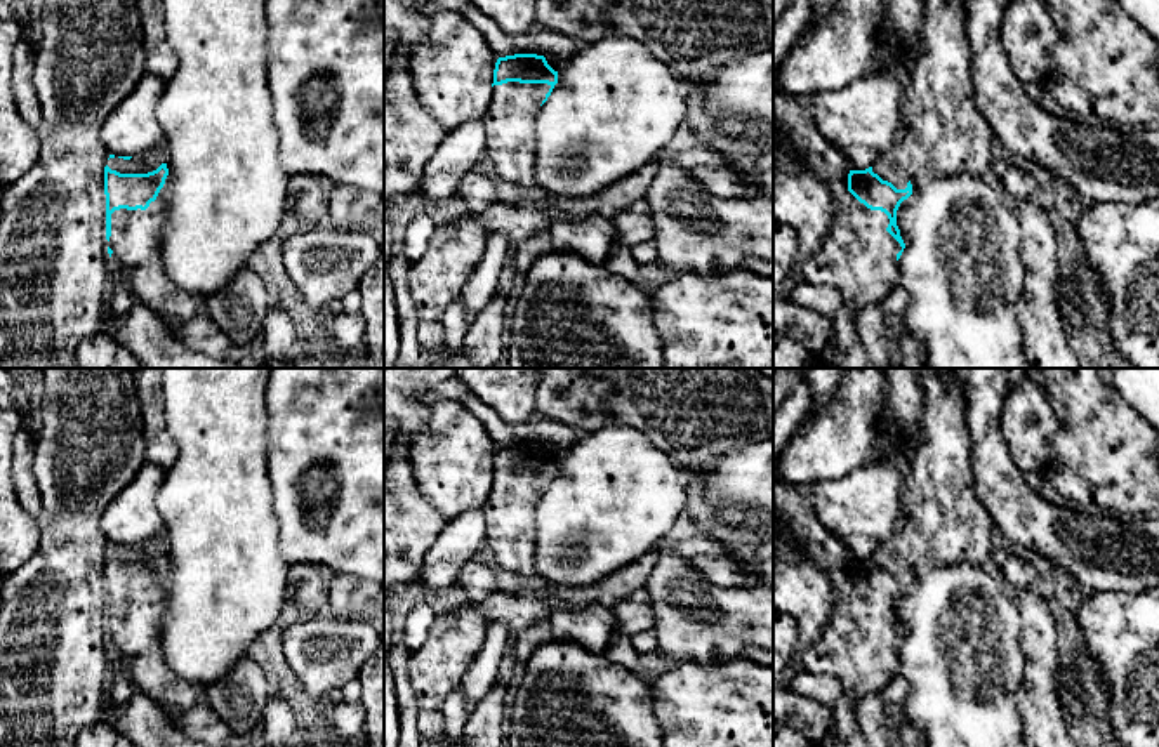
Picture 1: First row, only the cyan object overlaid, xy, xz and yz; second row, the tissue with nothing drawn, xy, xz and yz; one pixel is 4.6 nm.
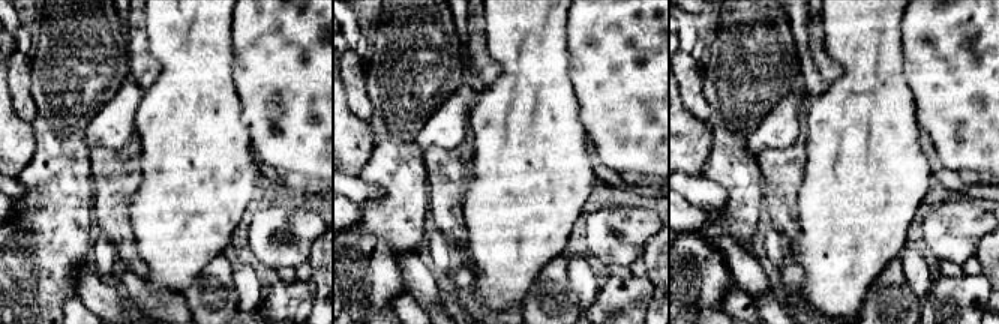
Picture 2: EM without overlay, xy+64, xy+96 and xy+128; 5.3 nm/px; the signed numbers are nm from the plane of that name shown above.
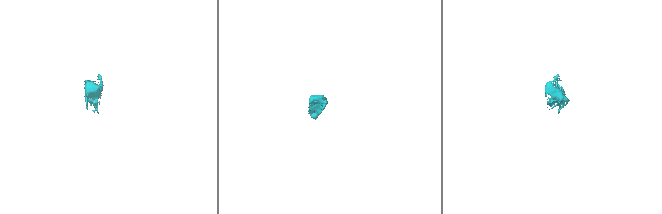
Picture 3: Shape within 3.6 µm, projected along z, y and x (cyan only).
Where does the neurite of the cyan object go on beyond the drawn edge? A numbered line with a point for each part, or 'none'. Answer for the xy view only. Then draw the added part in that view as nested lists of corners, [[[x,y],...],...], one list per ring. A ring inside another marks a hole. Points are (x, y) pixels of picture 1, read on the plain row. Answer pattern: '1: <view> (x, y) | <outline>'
1: xy (134, 555) | [[[115,545],[115,547],[109,547],[106,551],[106,554],[111,559],[116,559],[120,563],[148,563],[148,561],[153,561],[160,556],[158,552],[144,551],[141,545],[130,547],[130,549],[123,549],[123,547]]]
2: xy (136, 624) | [[[165,568],[155,591],[146,599],[120,598],[111,603],[111,646],[134,690],[146,693],[176,717],[203,700],[200,684],[186,683],[165,660],[162,646],[162,613],[169,591]]]

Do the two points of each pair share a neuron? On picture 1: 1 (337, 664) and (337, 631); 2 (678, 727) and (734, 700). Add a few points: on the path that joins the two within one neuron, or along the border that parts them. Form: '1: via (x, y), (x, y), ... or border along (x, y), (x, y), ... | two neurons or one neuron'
1: via (337, 655), (337, 640) | one neuron
2: via (692, 727), (708, 727), (720, 714) | one neuron

